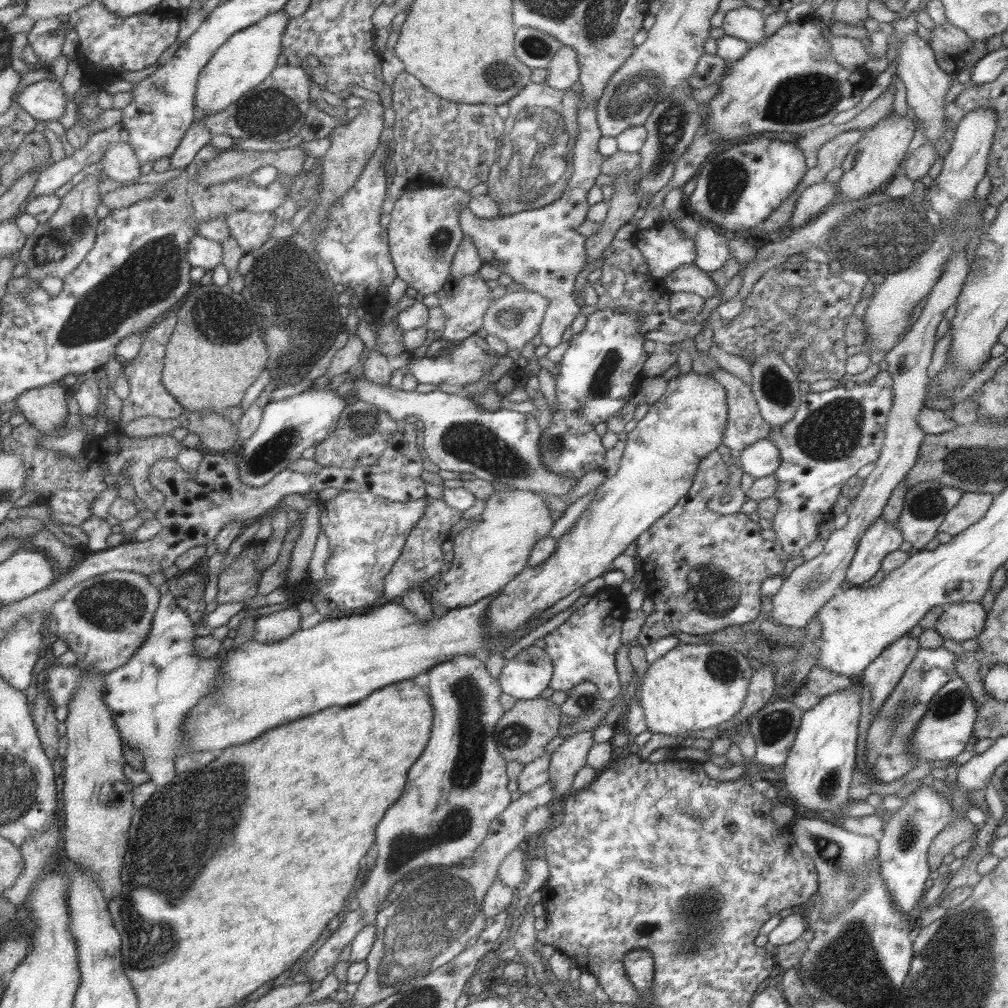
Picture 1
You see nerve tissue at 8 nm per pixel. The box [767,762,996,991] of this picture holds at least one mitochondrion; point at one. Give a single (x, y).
(953, 940)

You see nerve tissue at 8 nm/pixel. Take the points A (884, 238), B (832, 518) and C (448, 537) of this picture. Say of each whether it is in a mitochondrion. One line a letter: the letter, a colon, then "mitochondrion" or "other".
A: mitochondrion
B: other
C: other

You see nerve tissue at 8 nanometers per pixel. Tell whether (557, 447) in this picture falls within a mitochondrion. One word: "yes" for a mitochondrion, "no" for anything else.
yes

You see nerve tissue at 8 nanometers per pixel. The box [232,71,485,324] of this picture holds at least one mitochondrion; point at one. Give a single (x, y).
(268, 113)

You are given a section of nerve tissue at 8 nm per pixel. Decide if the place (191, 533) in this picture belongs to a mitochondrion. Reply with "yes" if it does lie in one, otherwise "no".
no

